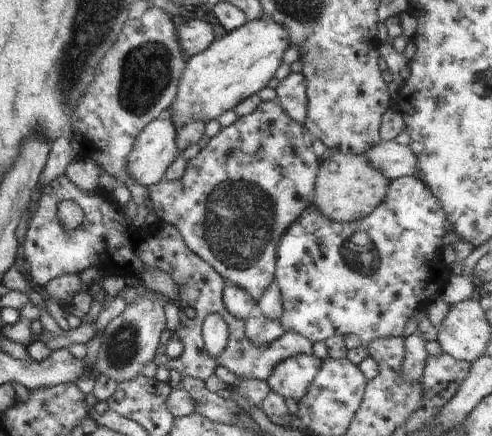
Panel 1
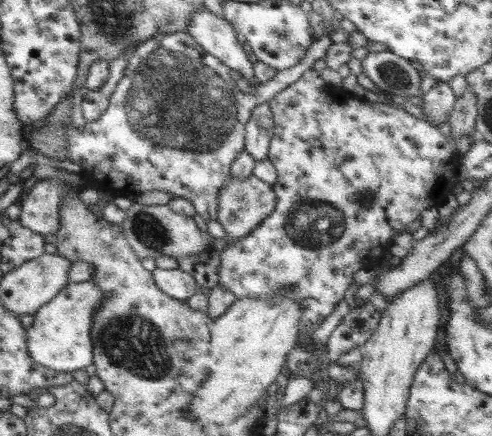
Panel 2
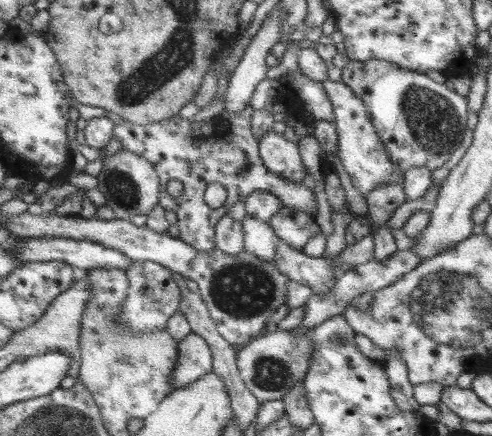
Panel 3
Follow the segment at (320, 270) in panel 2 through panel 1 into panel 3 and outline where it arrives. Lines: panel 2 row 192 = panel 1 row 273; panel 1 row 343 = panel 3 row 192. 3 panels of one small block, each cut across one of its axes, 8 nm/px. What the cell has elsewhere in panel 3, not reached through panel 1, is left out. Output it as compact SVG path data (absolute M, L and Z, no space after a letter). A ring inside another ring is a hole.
M333 82L327 84L329 100L333 104L333 124L335 124L335 154L343 164L343 172L351 178L351 186L361 192L361 196L367 200L367 196L381 186L403 186L403 170L395 168L391 164L387 150L383 148L379 140L379 132L373 124L373 118L365 106L365 102L355 96L355 92L345 82Z

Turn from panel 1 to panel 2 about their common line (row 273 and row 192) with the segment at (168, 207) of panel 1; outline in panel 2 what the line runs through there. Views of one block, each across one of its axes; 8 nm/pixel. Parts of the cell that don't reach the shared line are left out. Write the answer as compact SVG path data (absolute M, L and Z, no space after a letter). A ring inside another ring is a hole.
M257 176L239 180L239 178L227 178L223 190L217 196L217 220L225 226L227 230L227 248L235 246L237 242L243 242L243 238L251 236L263 222L267 222L267 218L271 218L271 214L275 214L275 210L279 208L279 196L275 186L263 182Z

